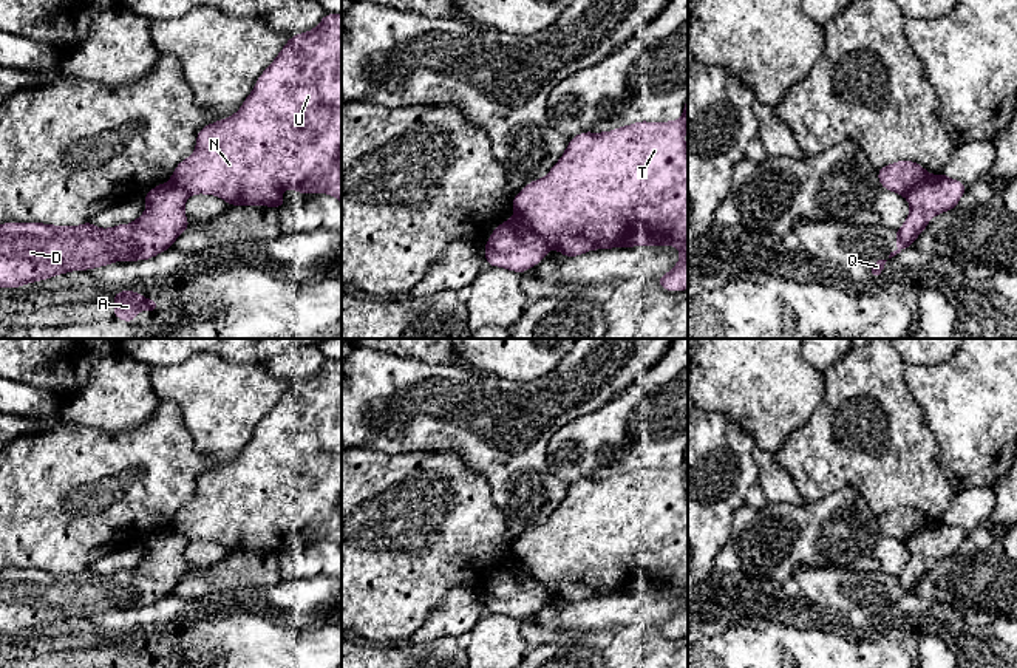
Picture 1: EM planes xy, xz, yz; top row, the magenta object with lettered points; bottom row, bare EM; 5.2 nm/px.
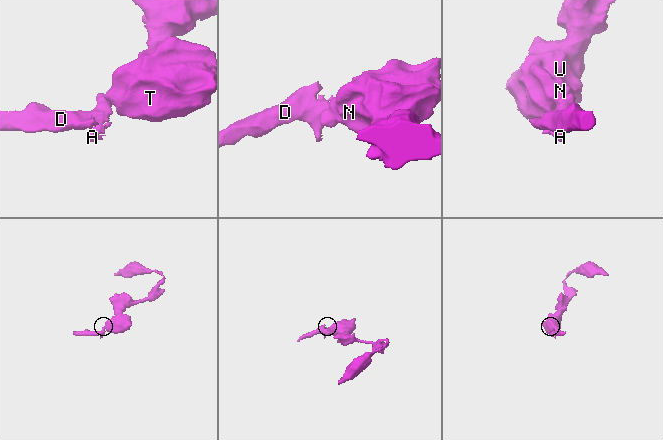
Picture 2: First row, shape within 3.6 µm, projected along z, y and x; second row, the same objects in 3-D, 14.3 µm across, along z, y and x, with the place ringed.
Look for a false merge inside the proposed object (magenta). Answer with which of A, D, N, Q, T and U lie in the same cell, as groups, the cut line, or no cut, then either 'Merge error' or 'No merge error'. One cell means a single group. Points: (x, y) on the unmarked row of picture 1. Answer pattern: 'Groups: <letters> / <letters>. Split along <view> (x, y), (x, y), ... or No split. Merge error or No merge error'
Groups: A D Q / N T U. Split along xz (515, 562), (547, 596). Merge error

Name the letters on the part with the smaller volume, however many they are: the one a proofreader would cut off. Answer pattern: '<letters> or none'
A, D, Q

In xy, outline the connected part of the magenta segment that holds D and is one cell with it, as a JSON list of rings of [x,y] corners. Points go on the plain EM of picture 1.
[[[168,527],[144,541],[145,558],[130,571],[100,575],[90,567],[80,572],[54,572],[43,569],[0,571],[0,634],[19,634],[65,619],[96,615],[114,608],[142,608],[173,594],[178,581],[190,574],[184,560],[189,538]]]

